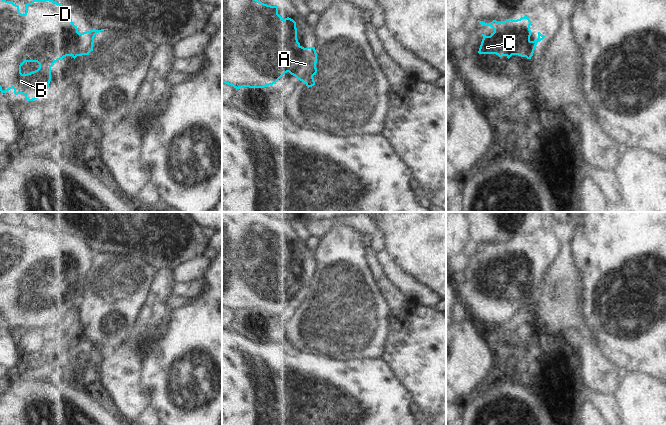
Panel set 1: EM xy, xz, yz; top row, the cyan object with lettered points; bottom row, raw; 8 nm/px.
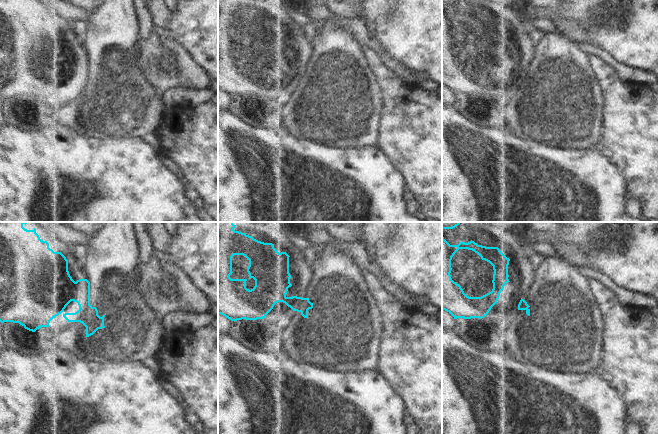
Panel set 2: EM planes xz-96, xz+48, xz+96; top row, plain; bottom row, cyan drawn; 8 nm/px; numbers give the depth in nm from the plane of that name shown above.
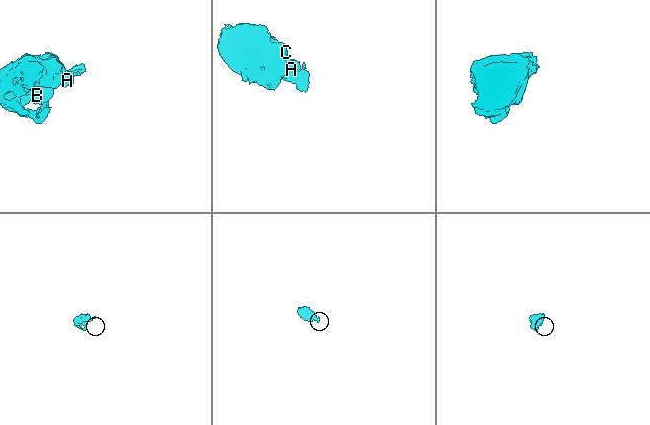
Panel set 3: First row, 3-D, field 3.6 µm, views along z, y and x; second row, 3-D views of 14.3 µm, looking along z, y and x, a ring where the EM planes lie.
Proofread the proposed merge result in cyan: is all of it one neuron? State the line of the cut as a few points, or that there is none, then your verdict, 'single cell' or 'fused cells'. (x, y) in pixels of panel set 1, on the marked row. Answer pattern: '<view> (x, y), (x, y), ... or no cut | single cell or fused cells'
xz (299, 44), (296, 57), (288, 71) | fused cells

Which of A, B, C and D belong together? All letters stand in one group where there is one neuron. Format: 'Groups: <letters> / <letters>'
Groups: A / B C D.

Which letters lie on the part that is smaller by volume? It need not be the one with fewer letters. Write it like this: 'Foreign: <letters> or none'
Foreign: A

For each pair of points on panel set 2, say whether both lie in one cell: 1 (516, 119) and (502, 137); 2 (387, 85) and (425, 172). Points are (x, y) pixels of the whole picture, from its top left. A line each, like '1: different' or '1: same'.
1: different
2: same

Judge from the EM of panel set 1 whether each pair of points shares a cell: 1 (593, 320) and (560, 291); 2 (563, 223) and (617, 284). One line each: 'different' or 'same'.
1: different
2: different

